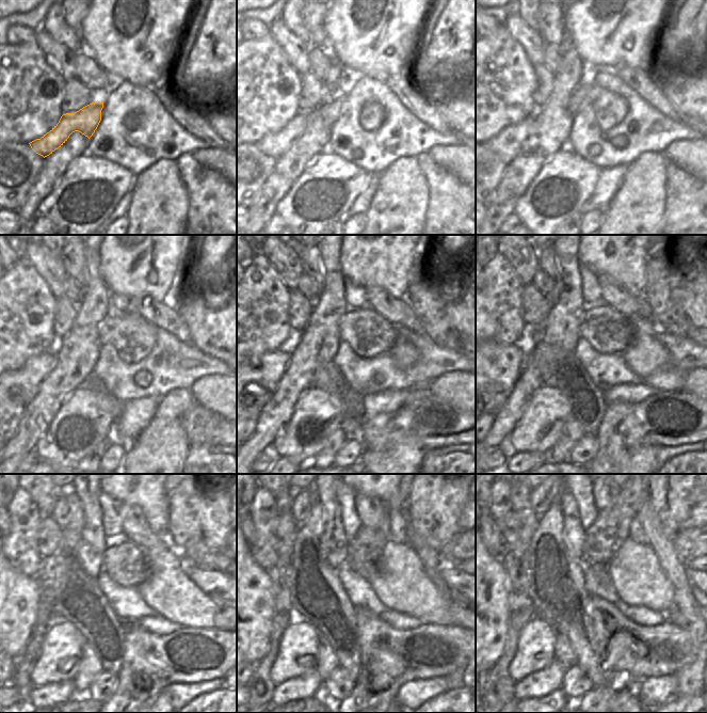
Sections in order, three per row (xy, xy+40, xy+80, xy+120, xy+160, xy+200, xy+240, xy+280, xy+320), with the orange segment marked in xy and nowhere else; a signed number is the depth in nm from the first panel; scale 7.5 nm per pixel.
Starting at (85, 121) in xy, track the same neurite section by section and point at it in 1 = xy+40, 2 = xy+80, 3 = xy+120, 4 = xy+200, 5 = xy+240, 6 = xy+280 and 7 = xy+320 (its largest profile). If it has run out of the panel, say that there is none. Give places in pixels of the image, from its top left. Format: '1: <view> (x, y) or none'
1: xy+40 (274, 145)
2: xy+80 (507, 144)
3: xy+120 (25, 382)
4: xy+200 (497, 366)
5: xy+240 (19, 593)
6: xy+280 (258, 596)
7: xy+320 (497, 588)

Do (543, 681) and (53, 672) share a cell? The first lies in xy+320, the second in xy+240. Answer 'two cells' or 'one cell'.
two cells

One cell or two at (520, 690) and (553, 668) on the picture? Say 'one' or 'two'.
one

